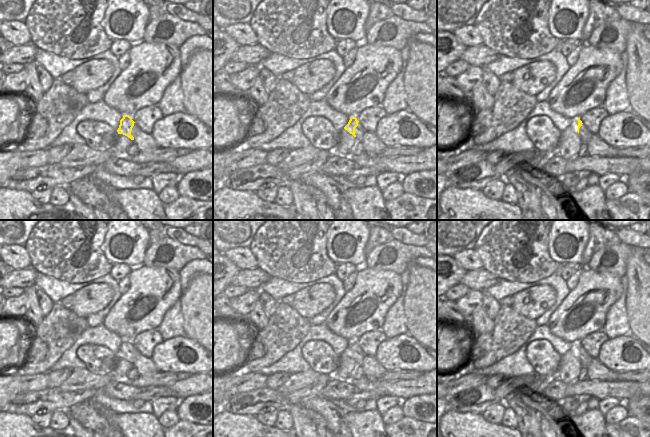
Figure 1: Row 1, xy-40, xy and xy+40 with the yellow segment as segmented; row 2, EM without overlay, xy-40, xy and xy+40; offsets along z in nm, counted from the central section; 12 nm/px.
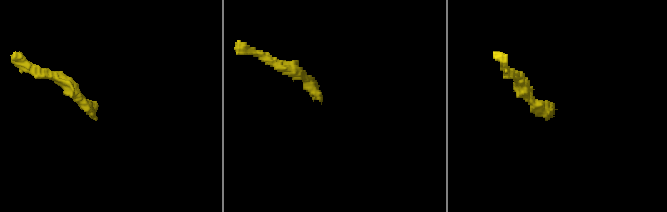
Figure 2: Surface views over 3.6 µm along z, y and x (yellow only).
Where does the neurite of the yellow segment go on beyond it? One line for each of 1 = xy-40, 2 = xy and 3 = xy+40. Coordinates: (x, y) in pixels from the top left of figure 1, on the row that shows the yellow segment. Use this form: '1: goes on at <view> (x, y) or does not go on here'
1: goes on at xy-40 (133, 131)
2: goes on at xy (359, 131)
3: goes on at xy+40 (585, 135)

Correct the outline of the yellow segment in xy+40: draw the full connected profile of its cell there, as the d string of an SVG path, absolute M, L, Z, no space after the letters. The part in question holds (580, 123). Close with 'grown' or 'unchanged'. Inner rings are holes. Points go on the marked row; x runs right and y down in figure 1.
M578 118L577 120L578 120L578 133L579 133L579 136L580 136L581 140L582 140L582 142L587 143L590 140L592 134L583 125L580 118Z; grown

